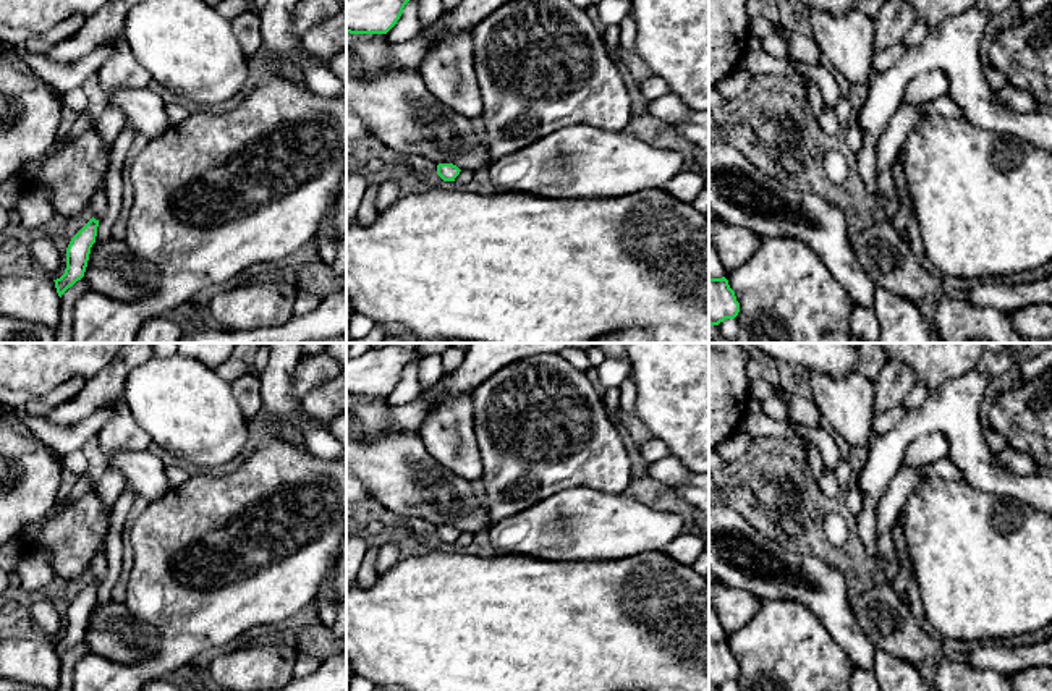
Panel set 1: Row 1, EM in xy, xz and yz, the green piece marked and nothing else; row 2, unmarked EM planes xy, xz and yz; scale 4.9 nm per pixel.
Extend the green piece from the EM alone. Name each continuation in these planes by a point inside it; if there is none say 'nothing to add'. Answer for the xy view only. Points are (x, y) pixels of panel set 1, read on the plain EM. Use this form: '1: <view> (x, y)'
1: xy (99, 567)

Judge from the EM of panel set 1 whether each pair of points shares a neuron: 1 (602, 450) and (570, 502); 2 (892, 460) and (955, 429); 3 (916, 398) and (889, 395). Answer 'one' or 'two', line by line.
1: two
2: one
3: two

